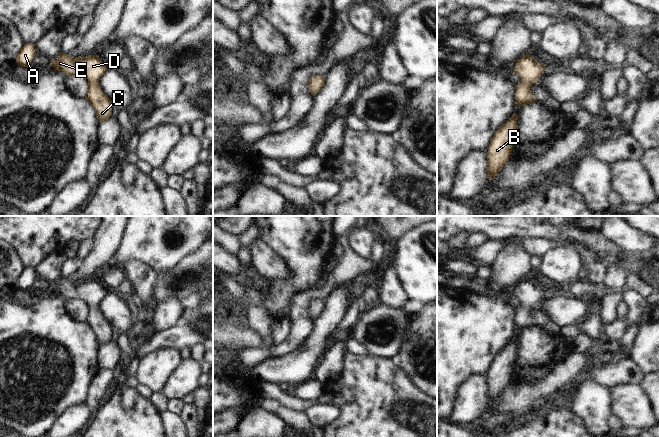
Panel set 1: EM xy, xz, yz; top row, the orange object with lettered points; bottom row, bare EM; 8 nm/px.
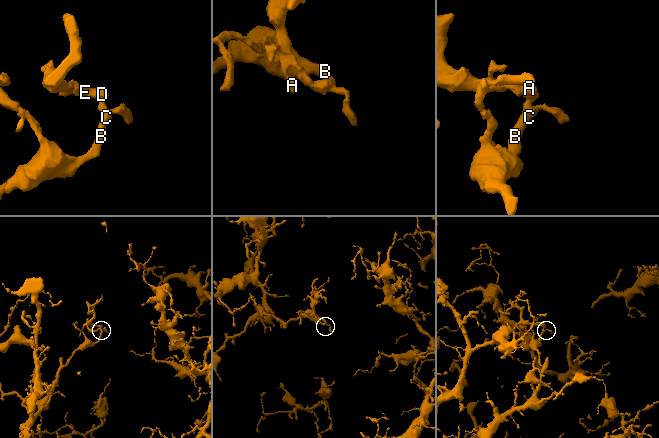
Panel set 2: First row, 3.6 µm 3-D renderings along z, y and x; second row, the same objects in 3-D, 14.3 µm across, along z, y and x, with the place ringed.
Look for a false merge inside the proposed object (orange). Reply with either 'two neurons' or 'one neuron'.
one neuron

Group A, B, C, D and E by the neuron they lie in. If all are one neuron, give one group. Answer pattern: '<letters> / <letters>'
A B C D E

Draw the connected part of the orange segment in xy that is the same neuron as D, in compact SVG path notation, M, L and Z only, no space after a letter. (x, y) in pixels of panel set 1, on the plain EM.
M61 276L56 283L51 284L51 291L57 295L64 295L66 299L79 299L88 304L89 312L86 323L94 332L99 347L112 340L113 327L103 317L98 306L108 290L101 285L98 279L73 282Z

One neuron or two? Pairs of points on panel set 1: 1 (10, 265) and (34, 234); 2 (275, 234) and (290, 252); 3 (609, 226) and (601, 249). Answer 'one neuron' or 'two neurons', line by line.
1: two neurons
2: one neuron
3: two neurons

